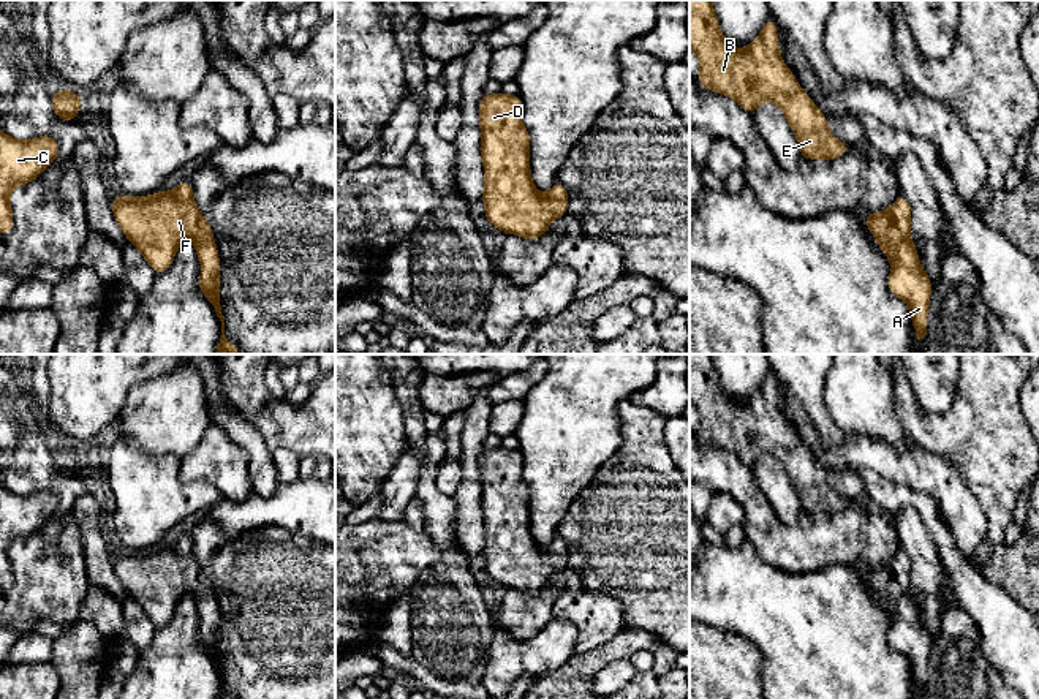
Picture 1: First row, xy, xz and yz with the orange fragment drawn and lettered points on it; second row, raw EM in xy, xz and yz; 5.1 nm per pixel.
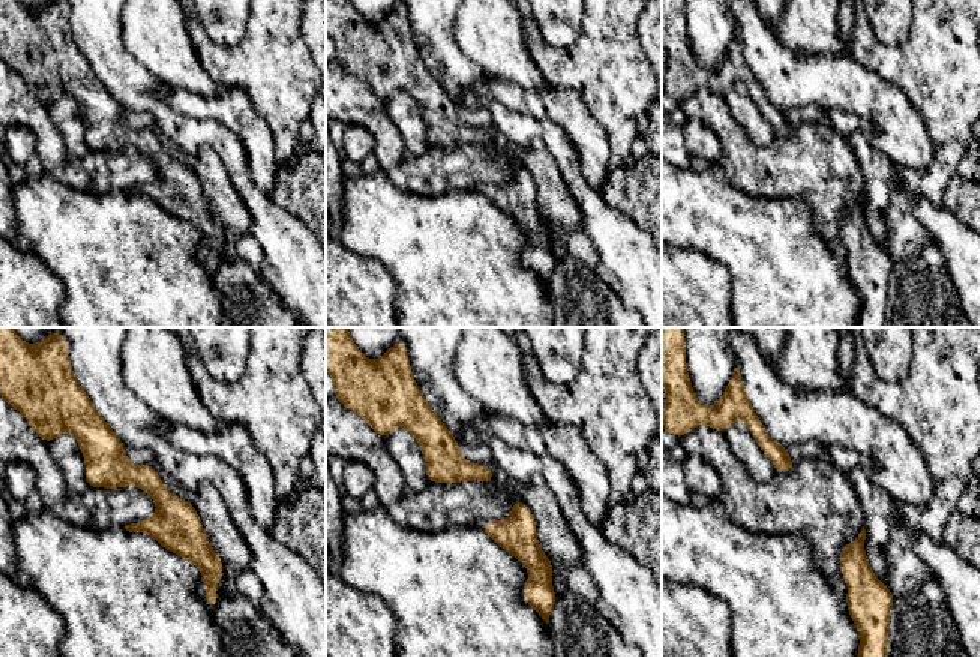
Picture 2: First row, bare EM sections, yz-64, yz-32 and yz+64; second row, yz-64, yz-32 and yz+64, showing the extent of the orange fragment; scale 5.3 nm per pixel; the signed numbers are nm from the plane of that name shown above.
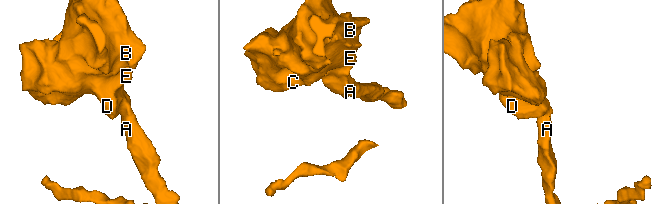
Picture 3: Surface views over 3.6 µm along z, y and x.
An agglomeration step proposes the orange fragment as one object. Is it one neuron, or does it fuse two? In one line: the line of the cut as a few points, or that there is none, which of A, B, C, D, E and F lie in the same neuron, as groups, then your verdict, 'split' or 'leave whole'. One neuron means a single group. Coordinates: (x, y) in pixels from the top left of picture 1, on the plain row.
no cut; A B C D E F; leave whole

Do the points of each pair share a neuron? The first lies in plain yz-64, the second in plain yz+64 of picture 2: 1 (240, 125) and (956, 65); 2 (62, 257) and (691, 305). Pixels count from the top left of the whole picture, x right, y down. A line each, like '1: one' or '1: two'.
1: two
2: two

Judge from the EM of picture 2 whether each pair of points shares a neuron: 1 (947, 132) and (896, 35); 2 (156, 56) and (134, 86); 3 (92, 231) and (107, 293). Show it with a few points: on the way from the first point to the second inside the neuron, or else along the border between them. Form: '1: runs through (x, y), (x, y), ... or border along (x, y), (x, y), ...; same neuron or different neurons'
1: border along (913, 15), (899, 45), (884, 45), (869, 27); different neurons
2: border along (123, 41), (125, 47), (165, 83); different neurons
3: runs through (92, 246), (92, 261), (96, 266), (98, 278); same neuron

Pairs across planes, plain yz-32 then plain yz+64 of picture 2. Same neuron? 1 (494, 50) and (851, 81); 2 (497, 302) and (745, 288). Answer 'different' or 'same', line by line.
1: different
2: same

